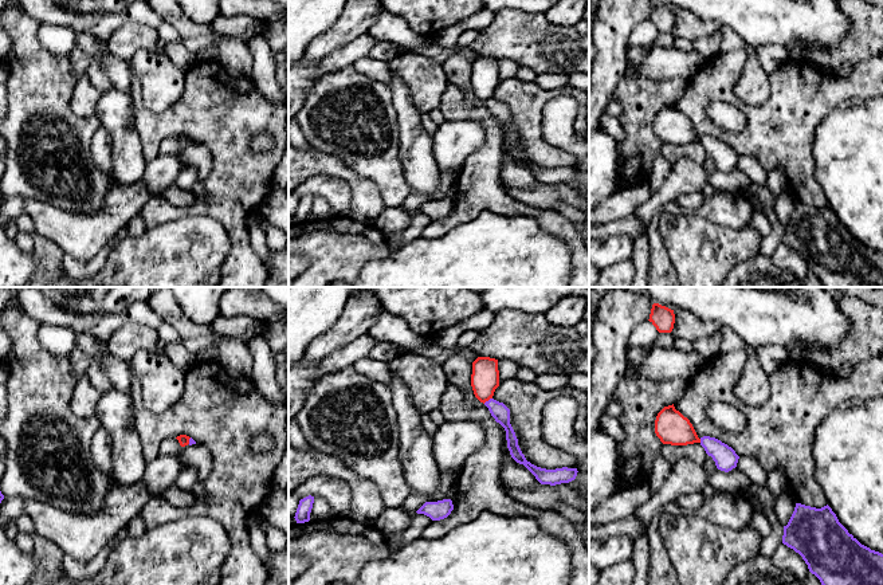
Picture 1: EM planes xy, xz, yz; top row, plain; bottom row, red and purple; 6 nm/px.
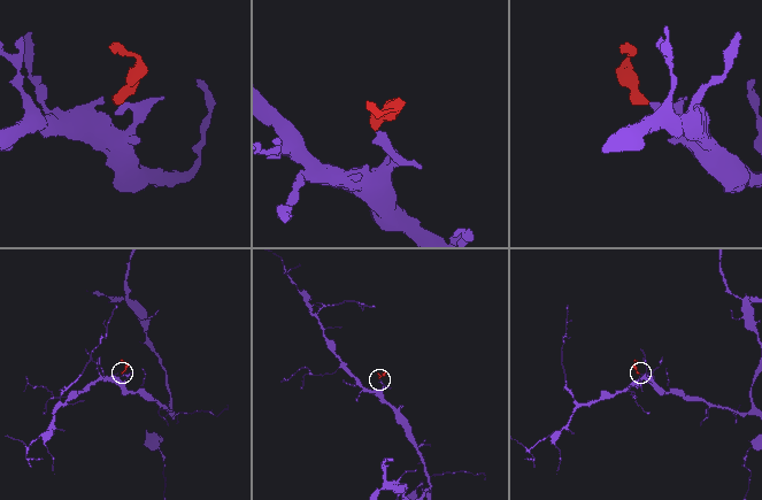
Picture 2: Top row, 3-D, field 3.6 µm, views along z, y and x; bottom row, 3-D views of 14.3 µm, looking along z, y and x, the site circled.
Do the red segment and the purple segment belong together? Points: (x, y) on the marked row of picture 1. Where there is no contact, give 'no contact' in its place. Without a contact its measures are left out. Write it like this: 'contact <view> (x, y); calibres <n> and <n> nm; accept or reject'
contact xz (487, 400); calibres 170 and 100 nm; reject

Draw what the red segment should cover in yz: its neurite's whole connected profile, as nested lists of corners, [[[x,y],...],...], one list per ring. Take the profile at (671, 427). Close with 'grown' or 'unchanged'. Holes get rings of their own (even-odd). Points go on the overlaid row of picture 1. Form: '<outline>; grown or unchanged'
[[[674,404],[664,407],[656,416],[655,433],[663,444],[687,445],[700,443],[692,424]]]; unchanged

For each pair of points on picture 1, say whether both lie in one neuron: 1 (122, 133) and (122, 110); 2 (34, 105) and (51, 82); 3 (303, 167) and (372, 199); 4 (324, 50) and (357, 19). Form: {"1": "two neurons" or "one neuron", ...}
{"1": "one neuron", "2": "one neuron", "3": "one neuron", "4": "one neuron"}

